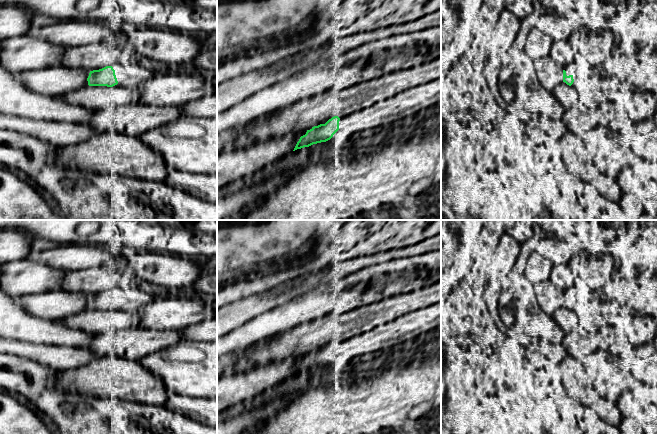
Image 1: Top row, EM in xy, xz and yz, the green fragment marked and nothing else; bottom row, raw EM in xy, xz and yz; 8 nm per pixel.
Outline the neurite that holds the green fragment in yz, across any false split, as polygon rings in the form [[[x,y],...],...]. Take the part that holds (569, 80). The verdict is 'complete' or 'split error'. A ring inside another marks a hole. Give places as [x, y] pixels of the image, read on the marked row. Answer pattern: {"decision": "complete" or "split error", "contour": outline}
{"decision": "split error", "contour": [[[568,67],[566,70],[563,70],[563,82],[571,86],[574,82],[573,75],[574,73],[571,67]]]}

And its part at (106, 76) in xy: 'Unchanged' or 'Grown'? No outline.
Grown

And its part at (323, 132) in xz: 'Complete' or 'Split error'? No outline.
Split error

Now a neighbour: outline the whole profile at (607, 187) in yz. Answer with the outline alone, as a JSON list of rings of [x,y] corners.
[[[598,173],[592,184],[596,192],[603,198],[608,201],[618,202],[622,193],[616,179]]]

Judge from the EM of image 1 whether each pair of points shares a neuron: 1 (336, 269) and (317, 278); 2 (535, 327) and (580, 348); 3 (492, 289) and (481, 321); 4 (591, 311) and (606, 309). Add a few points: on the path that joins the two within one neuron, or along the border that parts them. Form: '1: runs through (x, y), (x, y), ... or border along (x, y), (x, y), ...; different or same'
1: runs through (331, 274), (322, 278); same
2: border along (564, 334), (560, 343); different
3: border along (484, 282), (483, 302), (486, 305); different
4: border along (599, 305), (599, 314), (604, 323); different

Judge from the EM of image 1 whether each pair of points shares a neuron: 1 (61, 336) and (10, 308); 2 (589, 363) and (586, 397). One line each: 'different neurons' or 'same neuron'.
1: same neuron
2: different neurons

